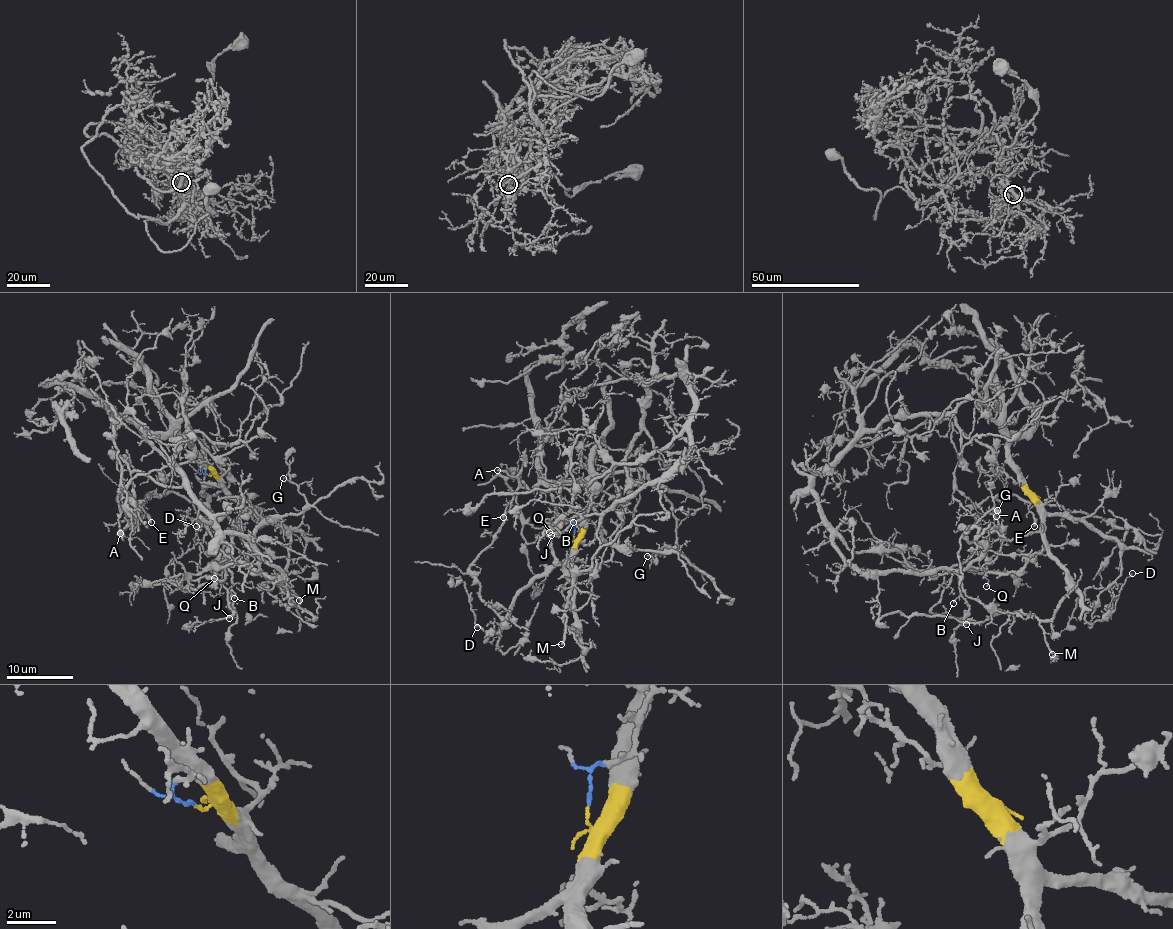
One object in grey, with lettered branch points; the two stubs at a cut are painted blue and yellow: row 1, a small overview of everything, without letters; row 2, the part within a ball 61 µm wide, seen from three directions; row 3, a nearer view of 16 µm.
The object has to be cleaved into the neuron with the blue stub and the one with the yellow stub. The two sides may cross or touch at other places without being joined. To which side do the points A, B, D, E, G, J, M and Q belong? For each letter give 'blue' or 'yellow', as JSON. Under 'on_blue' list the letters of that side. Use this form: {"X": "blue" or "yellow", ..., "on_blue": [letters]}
{"A": "yellow", "B": "yellow", "D": "yellow", "E": "yellow", "G": "blue", "J": "yellow", "M": "yellow", "Q": "yellow", "on_blue": ["G"]}

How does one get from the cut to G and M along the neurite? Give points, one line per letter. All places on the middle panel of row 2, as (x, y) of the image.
G: (573, 534), (640, 432), (647, 385), (680, 373), (686, 455), (599, 529), (670, 550), (647, 555)
M: (573, 534), (575, 552), (569, 563), (579, 626), (576, 633), (565, 624), (565, 616), (566, 630), (562, 644)

